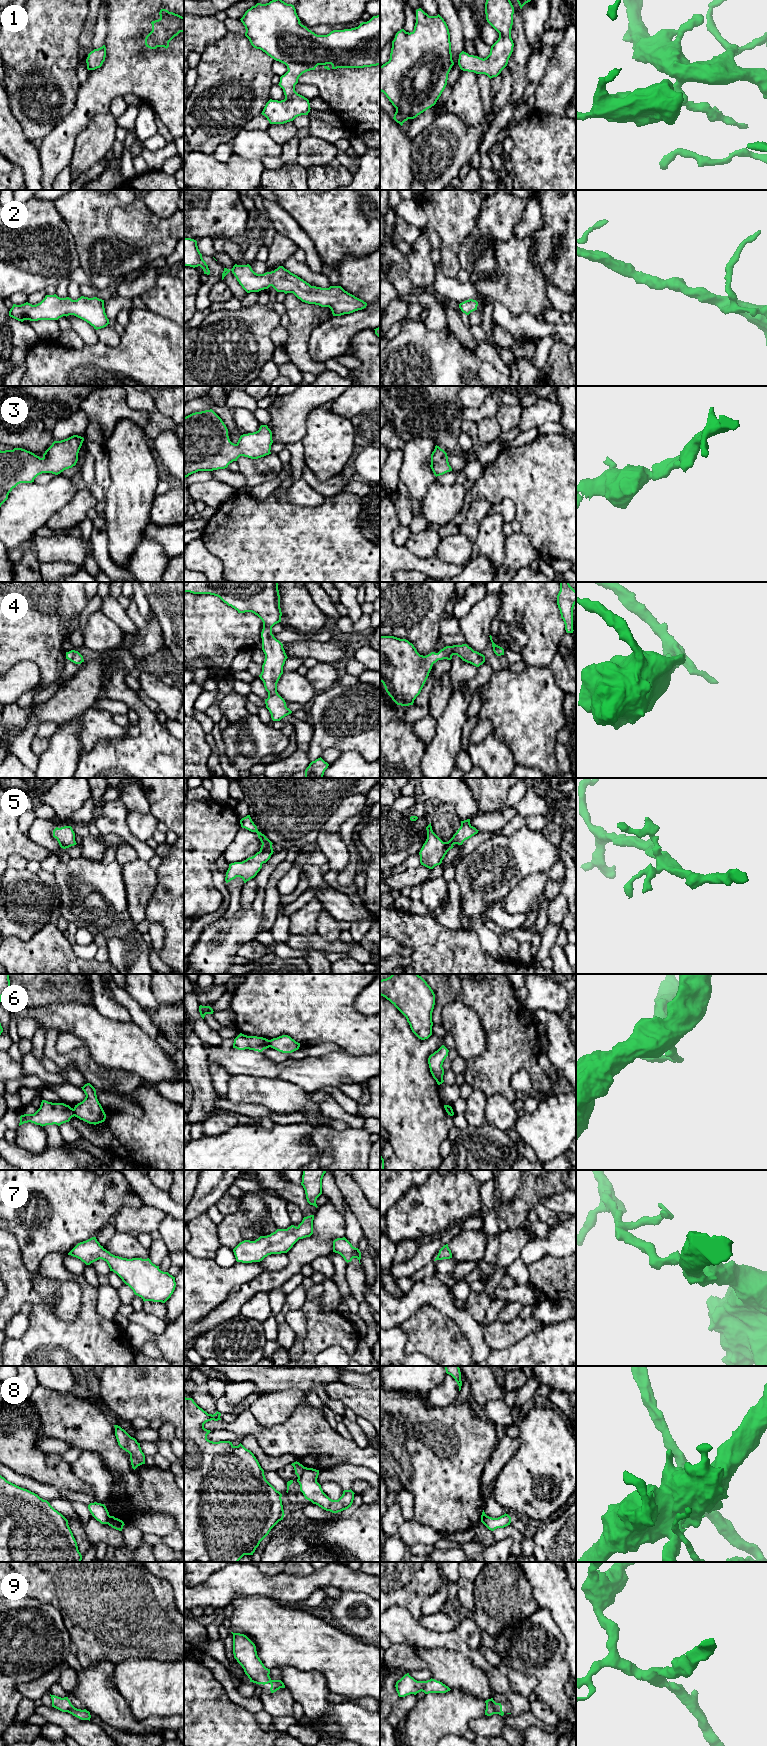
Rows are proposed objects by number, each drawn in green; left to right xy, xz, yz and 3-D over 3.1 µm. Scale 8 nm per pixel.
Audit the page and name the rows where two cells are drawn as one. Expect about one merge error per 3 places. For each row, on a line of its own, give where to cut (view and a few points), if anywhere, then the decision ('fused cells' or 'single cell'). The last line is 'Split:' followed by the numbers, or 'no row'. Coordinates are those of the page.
1: cut none; single cell
2: cut none; single cell
3: cut none; single cell
4: cut none; single cell
5: cut none; single cell
6: cut xy (73, 1109), (74, 1115); fused cells
7: cut none; single cell
8: cut xz (305, 1467), (298, 1477); fused cells
9: cut none; single cell
Split: 6, 8

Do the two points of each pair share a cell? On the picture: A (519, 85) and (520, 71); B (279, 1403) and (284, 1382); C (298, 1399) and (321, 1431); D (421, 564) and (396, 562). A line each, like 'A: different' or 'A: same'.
A: same
B: different
C: different
D: same

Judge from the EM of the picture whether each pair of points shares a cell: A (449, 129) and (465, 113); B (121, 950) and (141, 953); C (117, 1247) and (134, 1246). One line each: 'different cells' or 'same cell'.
A: different cells
B: same cell
C: same cell

